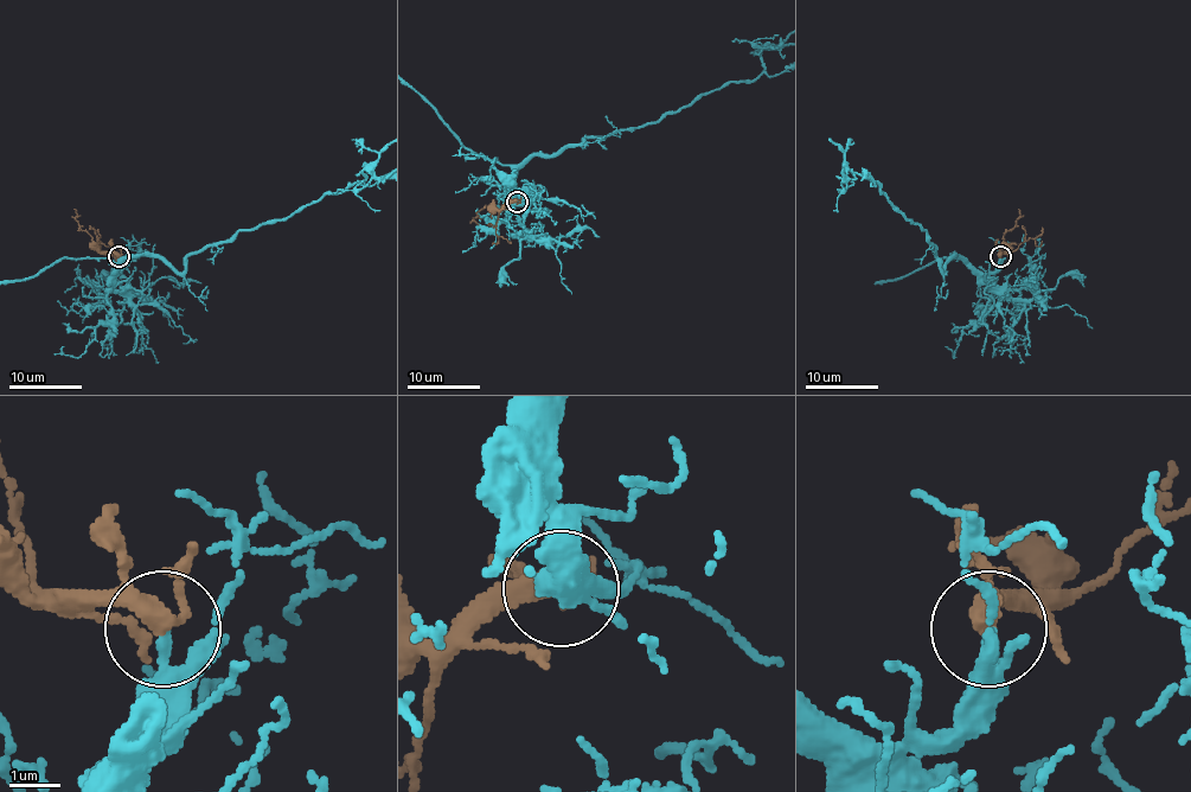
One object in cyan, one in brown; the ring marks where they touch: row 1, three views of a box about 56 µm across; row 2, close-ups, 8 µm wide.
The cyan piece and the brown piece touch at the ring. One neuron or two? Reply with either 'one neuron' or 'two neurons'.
one neuron

